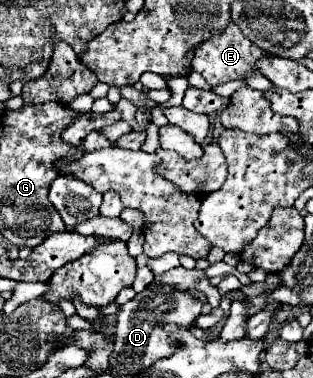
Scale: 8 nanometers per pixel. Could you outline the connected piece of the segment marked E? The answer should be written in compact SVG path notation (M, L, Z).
M232 23L228 25L228 29L224 29L224 33L220 33L220 37L212 37L212 41L204 41L204 45L196 47L196 55L192 59L192 71L200 73L210 85L222 85L226 81L244 79L250 71L258 73L254 65L262 57L266 57L266 53L258 49L252 41L248 41L242 35L242 31Z

